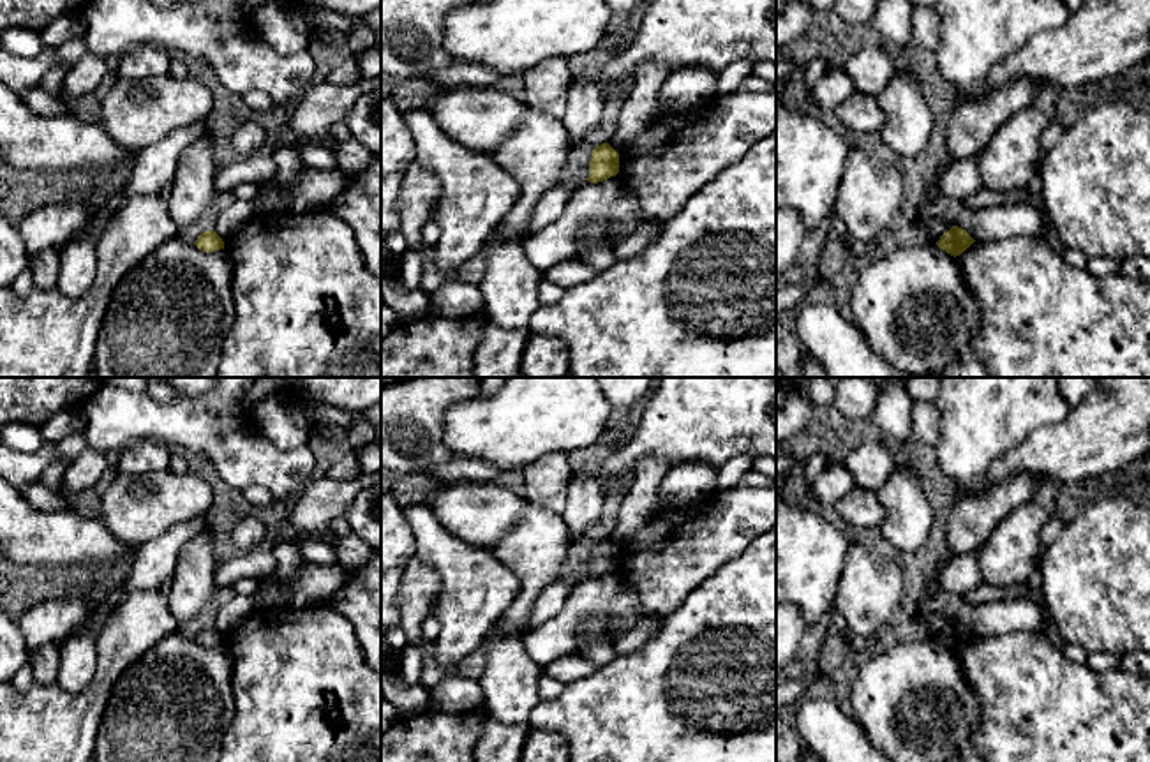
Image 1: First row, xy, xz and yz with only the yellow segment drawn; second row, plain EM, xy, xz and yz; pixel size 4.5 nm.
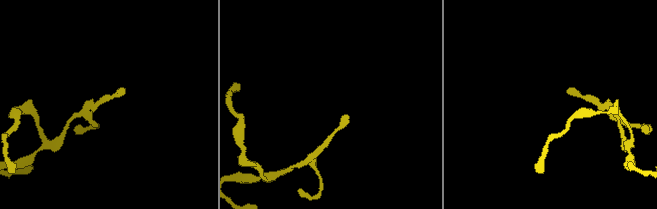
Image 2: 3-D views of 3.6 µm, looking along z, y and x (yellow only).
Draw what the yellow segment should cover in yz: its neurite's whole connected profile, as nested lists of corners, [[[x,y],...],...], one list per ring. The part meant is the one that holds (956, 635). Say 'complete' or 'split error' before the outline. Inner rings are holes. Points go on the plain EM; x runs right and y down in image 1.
complete | [[[952,621],[947,628],[940,631],[937,640],[951,651],[960,651],[967,646],[975,635],[961,623]]]

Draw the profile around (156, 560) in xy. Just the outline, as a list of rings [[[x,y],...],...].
[[[206,517],[178,524],[164,534],[146,540],[134,550],[134,566],[127,580],[106,600],[95,601],[86,621],[69,637],[97,637],[116,603],[129,593],[166,591],[173,580],[180,550],[198,534],[208,529]]]

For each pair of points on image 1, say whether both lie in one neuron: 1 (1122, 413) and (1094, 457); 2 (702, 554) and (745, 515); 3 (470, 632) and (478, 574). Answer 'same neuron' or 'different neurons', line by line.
1: same neuron
2: same neuron
3: same neuron

